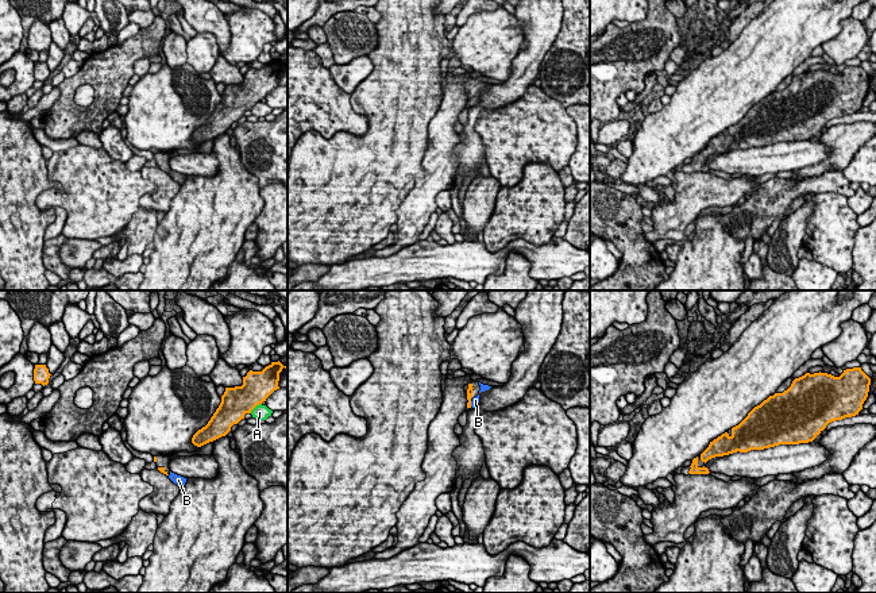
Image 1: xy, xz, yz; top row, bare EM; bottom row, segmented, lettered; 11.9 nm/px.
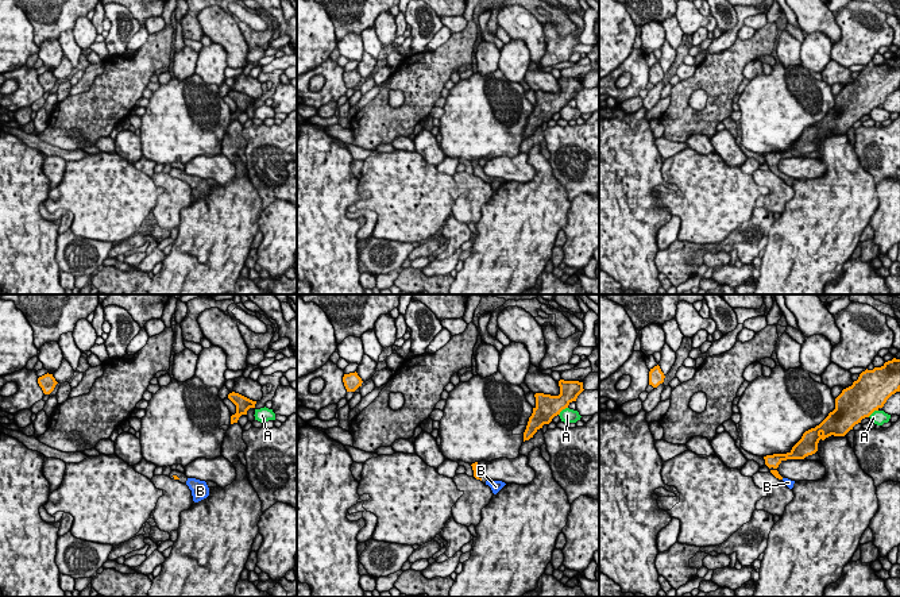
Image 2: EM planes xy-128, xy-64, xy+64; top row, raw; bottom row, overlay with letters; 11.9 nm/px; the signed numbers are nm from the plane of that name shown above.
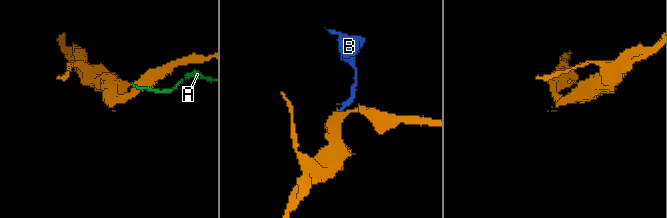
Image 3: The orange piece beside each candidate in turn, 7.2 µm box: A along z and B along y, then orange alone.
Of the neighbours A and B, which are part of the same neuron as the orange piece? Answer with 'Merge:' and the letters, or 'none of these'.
Merge: B

